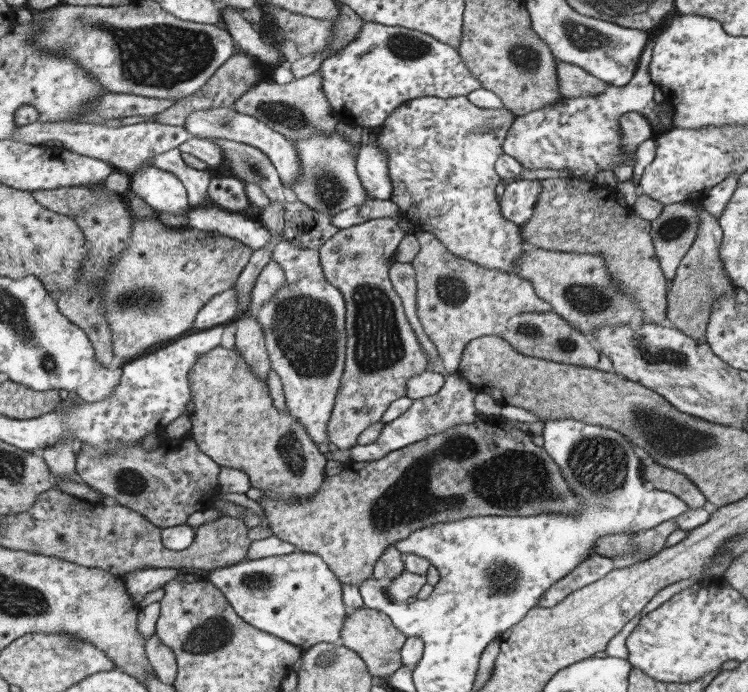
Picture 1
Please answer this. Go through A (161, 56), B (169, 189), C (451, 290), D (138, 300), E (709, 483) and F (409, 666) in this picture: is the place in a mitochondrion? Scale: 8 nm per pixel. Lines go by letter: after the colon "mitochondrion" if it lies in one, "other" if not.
A: mitochondrion
B: other
C: mitochondrion
D: mitochondrion
E: other
F: other

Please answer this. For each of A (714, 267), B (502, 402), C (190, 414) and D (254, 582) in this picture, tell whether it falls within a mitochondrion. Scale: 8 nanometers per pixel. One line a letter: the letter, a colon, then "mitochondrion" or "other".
A: other
B: other
C: other
D: mitochondrion

